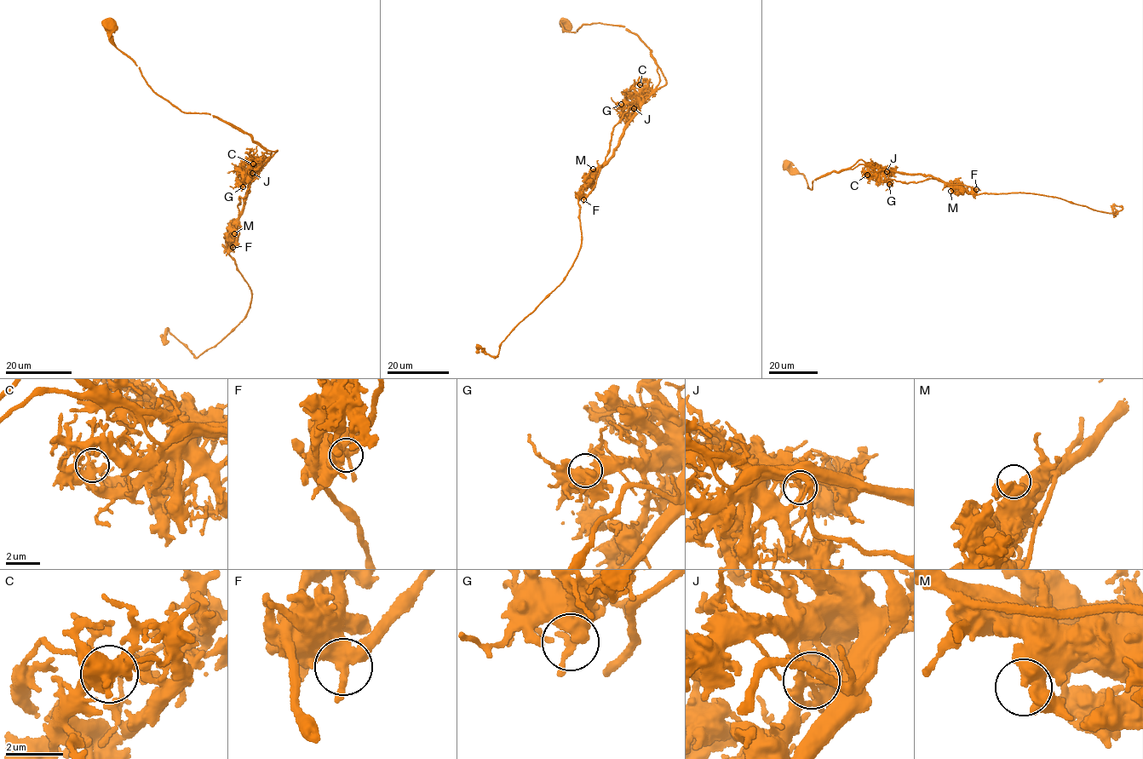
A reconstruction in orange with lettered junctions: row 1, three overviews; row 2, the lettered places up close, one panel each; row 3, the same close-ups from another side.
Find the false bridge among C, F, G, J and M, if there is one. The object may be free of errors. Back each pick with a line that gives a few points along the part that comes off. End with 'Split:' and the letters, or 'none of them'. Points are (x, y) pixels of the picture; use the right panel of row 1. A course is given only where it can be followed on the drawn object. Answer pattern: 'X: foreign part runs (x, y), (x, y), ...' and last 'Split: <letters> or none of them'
J: foreign part runs (887, 172), (877, 172), (885, 169), (889, 178), (907, 183), (937, 179), (957, 189), (973, 192)
Split: J

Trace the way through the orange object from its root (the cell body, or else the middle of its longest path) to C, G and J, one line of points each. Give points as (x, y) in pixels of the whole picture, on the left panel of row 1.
C: (112, 26), (113, 43), (138, 67), (155, 92), (182, 112), (207, 112), (221, 118), (270, 153), (253, 163)
G: (112, 26), (113, 43), (155, 92), (182, 112), (221, 118), (270, 153), (243, 186)
J: (112, 26), (113, 43), (138, 67), (155, 92), (182, 112), (207, 112), (221, 118), (270, 153), (251, 173)

